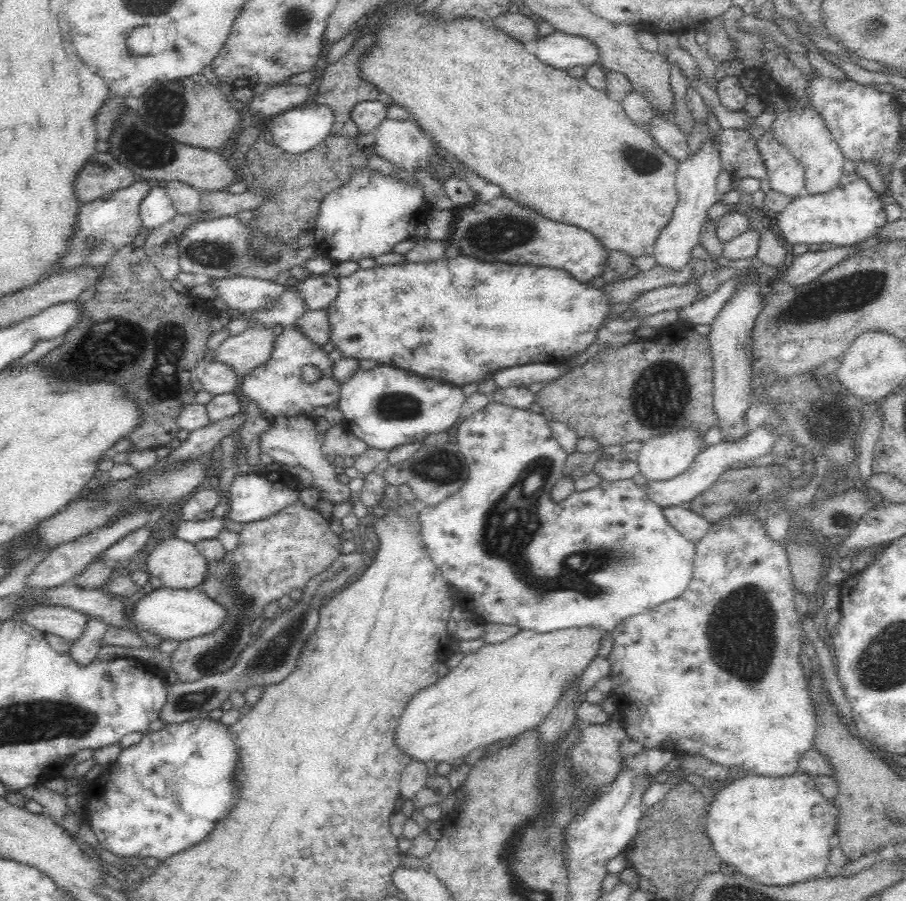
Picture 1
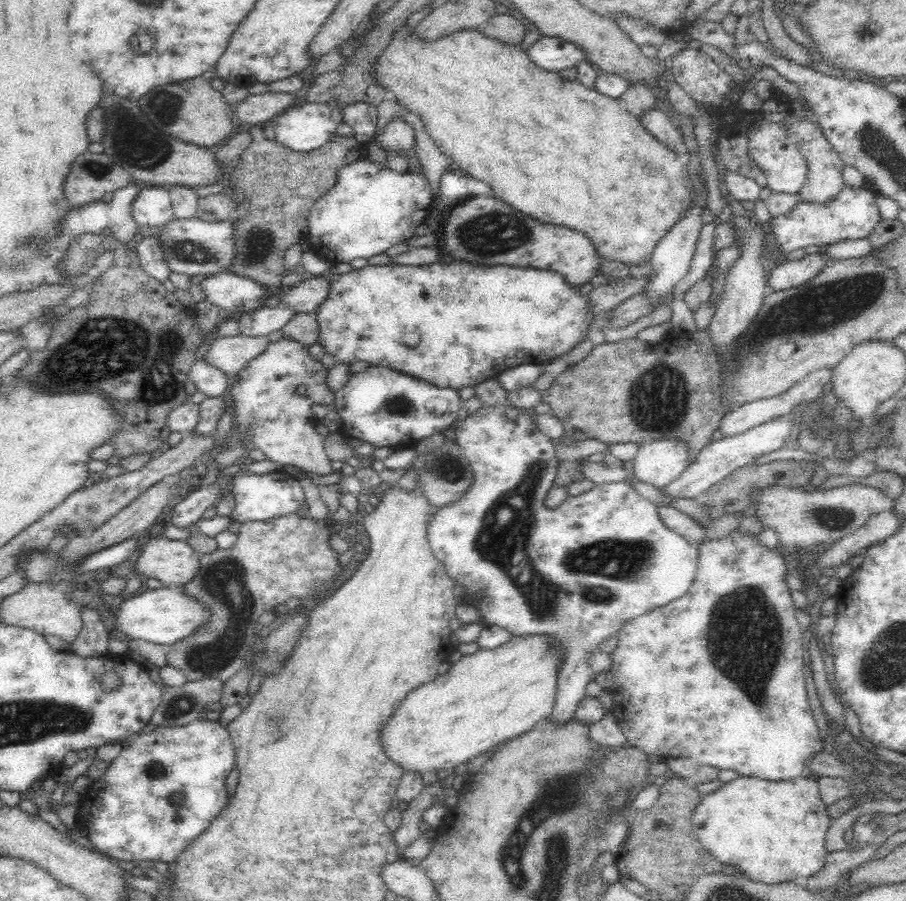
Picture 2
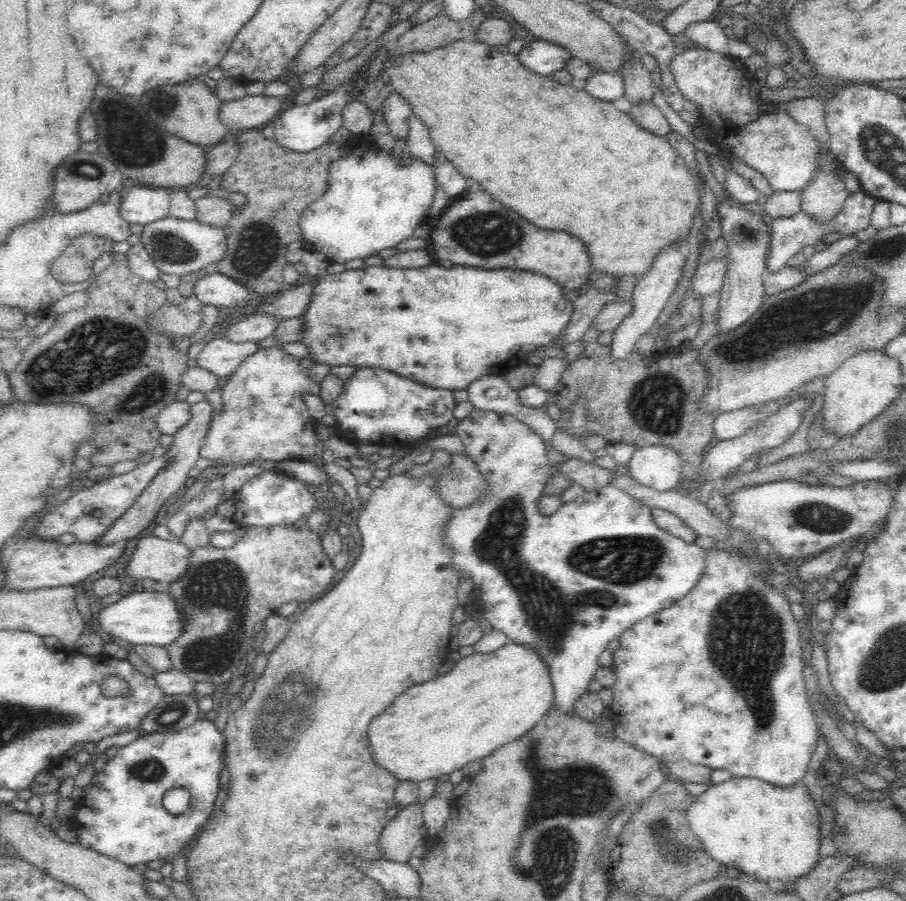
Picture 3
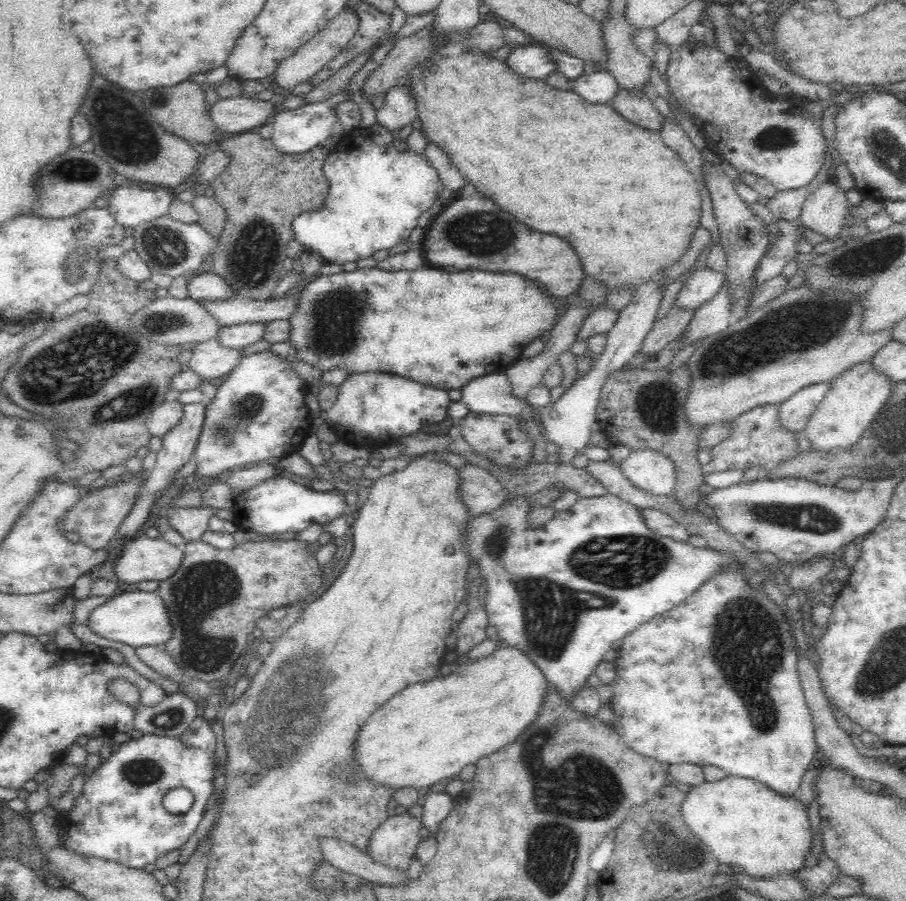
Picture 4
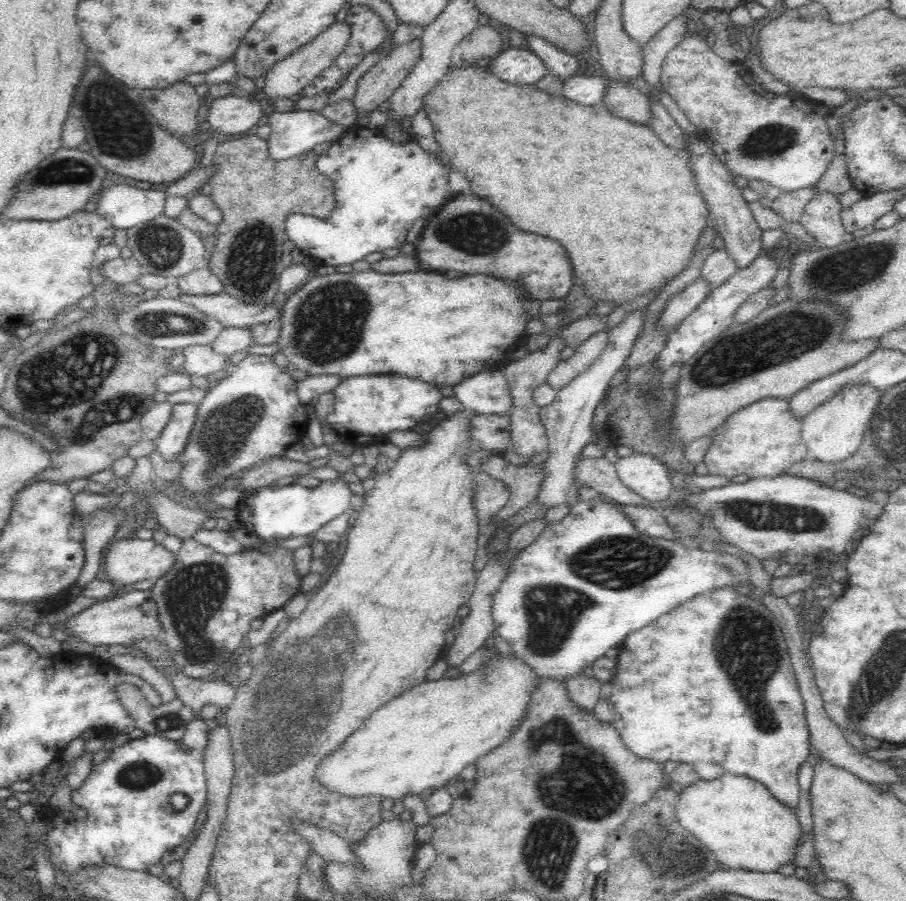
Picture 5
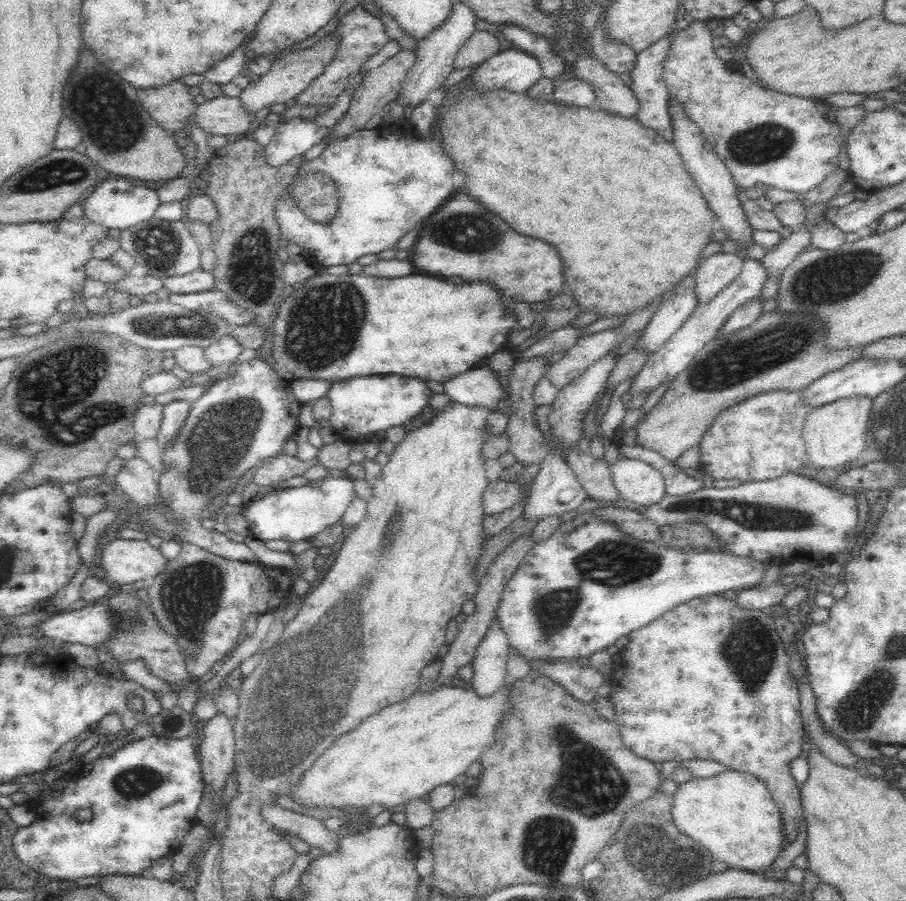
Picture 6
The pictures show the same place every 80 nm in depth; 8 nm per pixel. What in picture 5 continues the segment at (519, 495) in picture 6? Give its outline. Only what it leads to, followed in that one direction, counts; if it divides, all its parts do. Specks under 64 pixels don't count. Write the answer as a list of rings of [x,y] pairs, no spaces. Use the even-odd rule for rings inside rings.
[[[474,468],[474,507],[478,515],[478,536],[476,556],[474,556],[474,571],[484,568],[489,560],[486,545],[493,535],[494,528],[490,525],[491,518],[510,499],[510,489],[504,482],[492,478],[480,468]]]

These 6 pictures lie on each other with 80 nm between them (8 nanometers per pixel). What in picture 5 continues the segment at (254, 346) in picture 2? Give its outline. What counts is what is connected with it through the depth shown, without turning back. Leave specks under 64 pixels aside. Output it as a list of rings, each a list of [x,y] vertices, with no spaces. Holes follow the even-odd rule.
[[[193,345],[182,350],[184,363],[182,370],[185,373],[196,374],[196,376],[208,376],[228,366],[230,356],[218,355],[210,345]]]

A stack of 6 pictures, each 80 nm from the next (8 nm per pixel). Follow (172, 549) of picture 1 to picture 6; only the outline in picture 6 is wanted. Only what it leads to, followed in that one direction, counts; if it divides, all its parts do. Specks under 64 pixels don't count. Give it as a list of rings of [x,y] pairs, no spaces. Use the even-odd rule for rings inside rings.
[[[114,539],[106,542],[102,549],[102,568],[106,570],[106,579],[118,584],[130,584],[140,580],[148,582],[166,566],[167,562],[160,550],[153,548],[147,540]]]

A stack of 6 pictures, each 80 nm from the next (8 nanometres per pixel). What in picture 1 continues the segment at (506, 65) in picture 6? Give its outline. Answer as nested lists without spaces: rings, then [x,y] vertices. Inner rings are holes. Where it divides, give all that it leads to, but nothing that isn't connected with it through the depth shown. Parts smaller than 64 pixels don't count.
[[[553,31],[546,36],[538,36],[536,44],[538,60],[554,68],[589,67],[599,62],[598,47],[585,36]]]

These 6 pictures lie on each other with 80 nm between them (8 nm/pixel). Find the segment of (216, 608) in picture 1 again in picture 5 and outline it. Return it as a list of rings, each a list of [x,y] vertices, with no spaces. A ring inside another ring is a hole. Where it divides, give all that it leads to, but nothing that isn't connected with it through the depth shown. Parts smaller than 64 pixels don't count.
[[[132,590],[128,594],[114,594],[112,598],[98,600],[94,605],[68,619],[67,628],[69,634],[75,634],[77,638],[95,647],[101,644],[126,646],[142,639],[156,639],[163,634],[150,590]]]

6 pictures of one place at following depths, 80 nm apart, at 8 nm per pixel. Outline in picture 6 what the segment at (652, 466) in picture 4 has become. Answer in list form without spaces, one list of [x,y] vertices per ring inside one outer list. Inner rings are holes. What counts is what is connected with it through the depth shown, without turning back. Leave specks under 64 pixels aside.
[[[618,459],[610,464],[611,479],[622,499],[638,506],[660,502],[666,491],[660,471],[637,459]]]

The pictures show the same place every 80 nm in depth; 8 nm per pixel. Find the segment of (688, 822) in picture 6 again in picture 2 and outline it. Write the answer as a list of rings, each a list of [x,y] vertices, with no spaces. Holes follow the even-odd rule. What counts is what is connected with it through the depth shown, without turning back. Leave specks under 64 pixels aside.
[[[739,775],[736,780],[723,784],[718,790],[701,797],[692,818],[693,833],[701,845],[718,859],[727,870],[740,872],[753,882],[762,884],[793,883],[818,872],[828,854],[825,836],[832,822],[827,806],[819,794],[815,776],[774,782]]]

